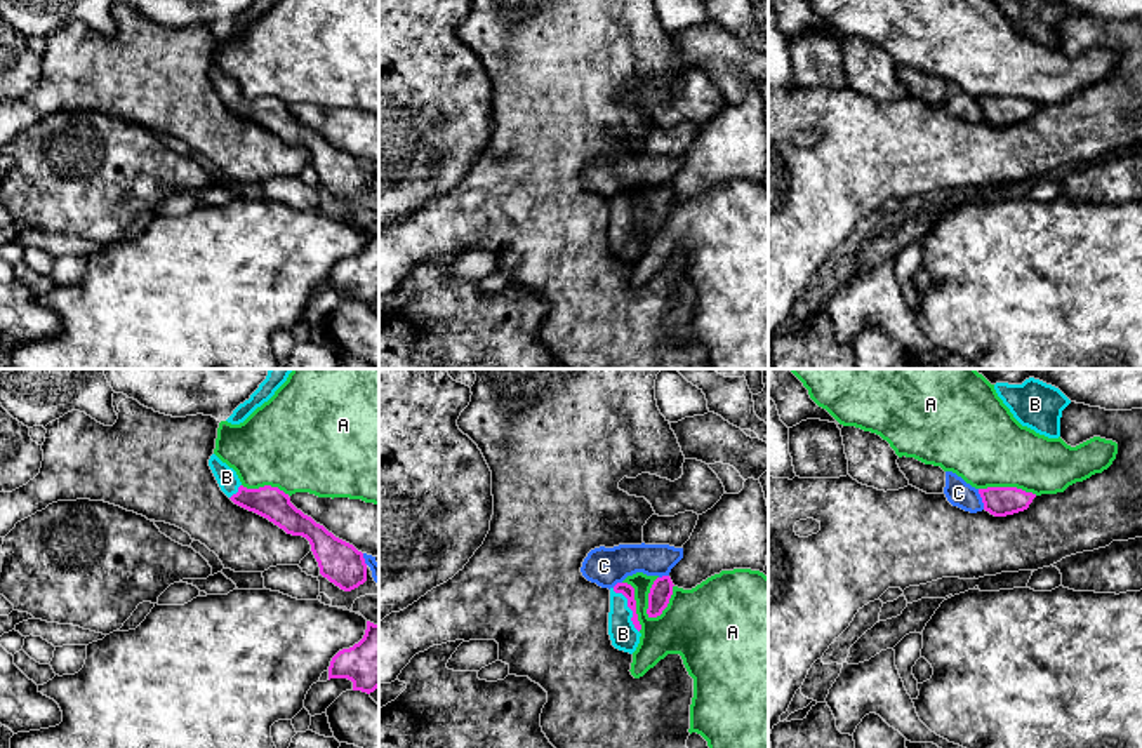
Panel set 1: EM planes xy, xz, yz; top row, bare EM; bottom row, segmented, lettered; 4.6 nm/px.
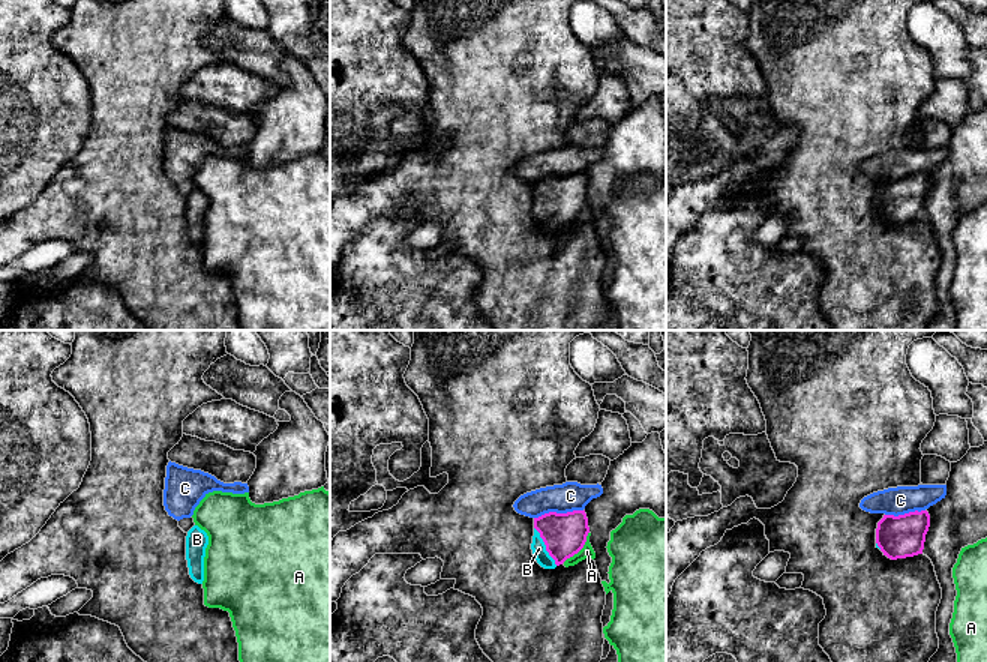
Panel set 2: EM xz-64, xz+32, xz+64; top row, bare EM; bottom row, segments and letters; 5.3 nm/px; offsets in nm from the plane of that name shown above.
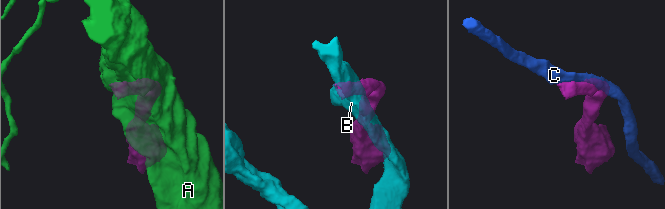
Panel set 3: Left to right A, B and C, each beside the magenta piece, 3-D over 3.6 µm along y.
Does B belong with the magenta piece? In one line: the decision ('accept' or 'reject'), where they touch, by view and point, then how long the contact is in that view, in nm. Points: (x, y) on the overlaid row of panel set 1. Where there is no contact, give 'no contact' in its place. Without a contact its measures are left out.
accept; meets magenta in xz at (630, 607); contact 240 nm long

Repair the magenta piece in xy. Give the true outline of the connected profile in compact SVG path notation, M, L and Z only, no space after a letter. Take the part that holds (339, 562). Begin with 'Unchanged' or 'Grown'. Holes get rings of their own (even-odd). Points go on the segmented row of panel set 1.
Grown. M216 454L210 456L209 466L221 491L235 504L268 518L287 534L306 538L318 562L320 574L330 583L351 591L367 581L363 553L297 510L290 503L289 494L271 485L259 489L243 487L236 471Z

